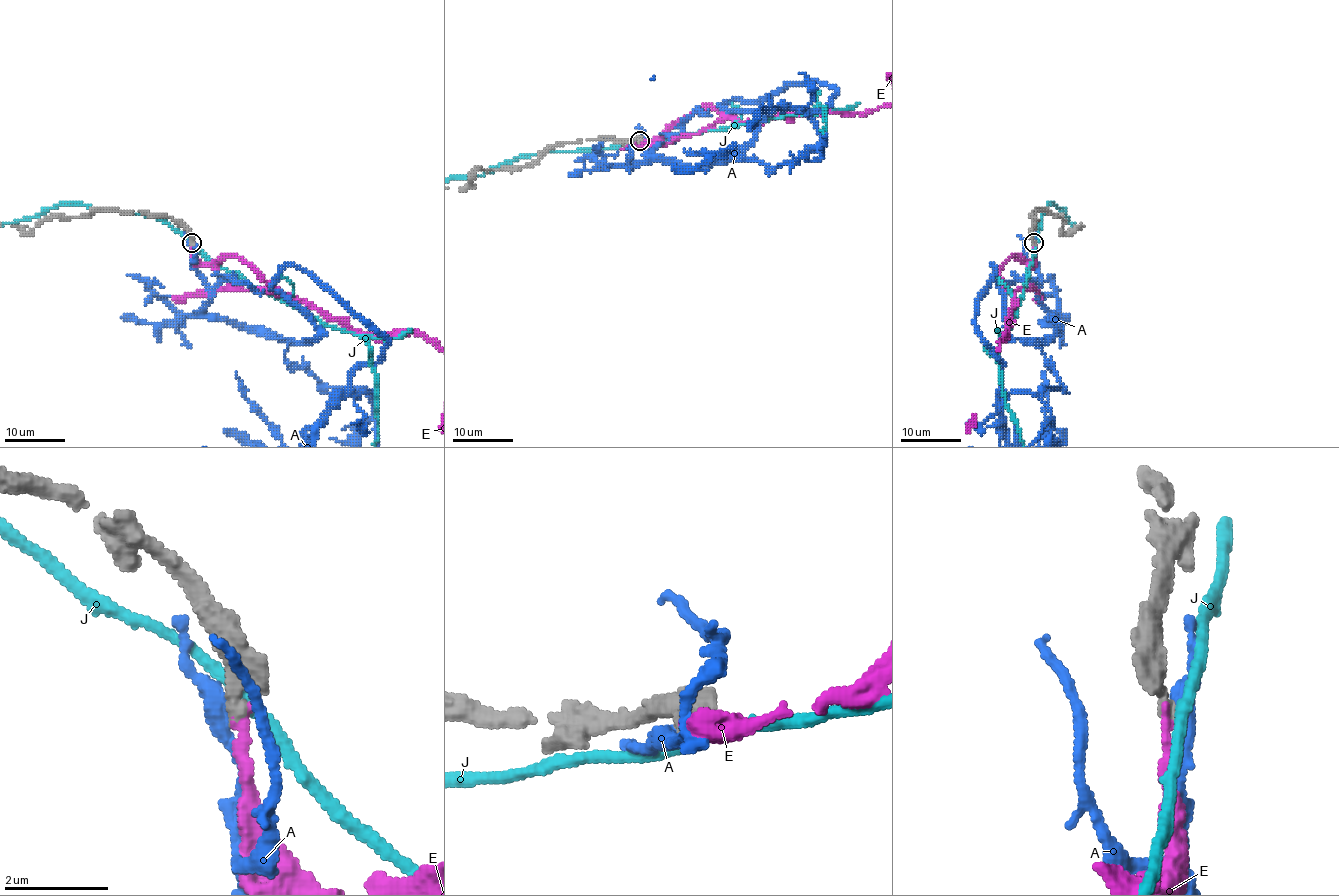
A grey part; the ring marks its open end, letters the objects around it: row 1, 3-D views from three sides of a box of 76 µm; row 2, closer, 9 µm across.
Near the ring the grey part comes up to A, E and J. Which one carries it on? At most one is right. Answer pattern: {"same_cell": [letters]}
{"same_cell": ["E"]}

